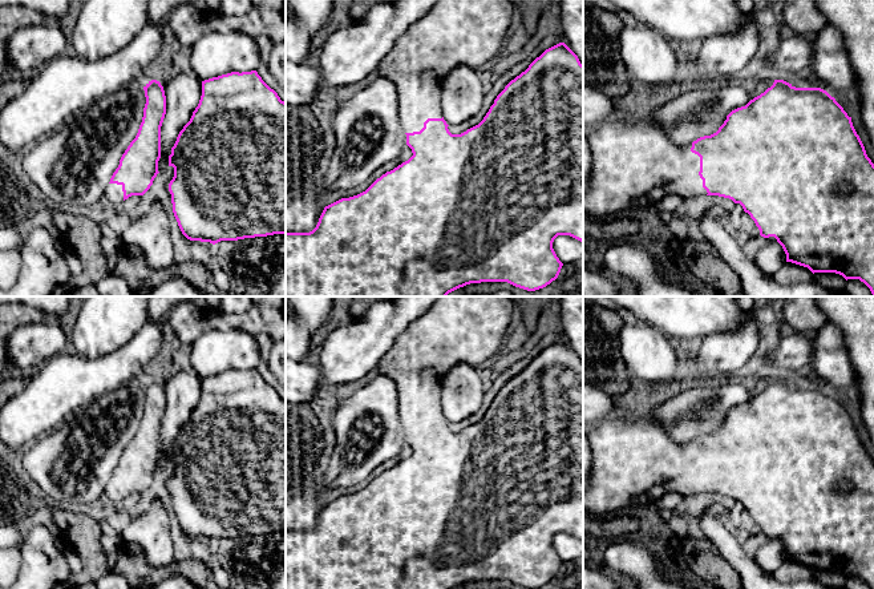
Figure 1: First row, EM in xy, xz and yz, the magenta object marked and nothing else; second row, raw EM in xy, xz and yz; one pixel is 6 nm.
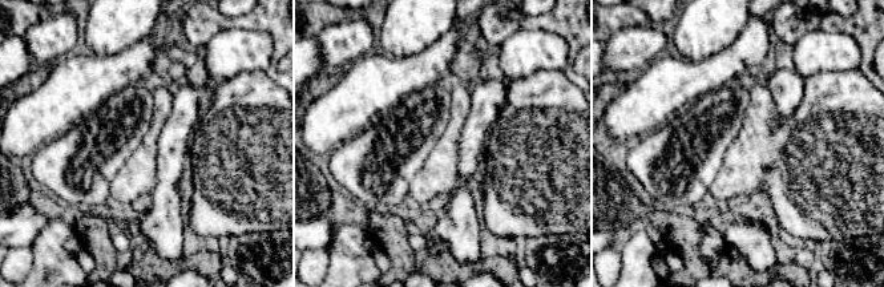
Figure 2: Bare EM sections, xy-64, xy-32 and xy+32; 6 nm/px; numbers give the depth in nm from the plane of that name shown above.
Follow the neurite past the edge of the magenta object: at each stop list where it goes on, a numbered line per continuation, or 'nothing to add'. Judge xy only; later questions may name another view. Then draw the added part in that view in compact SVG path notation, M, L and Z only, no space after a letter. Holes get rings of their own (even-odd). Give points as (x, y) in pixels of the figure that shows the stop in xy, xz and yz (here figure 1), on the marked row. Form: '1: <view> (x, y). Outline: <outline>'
1: xy (113, 196). Outline: M108 183L104 190L104 203L110 209L120 209L124 203L122 185Z

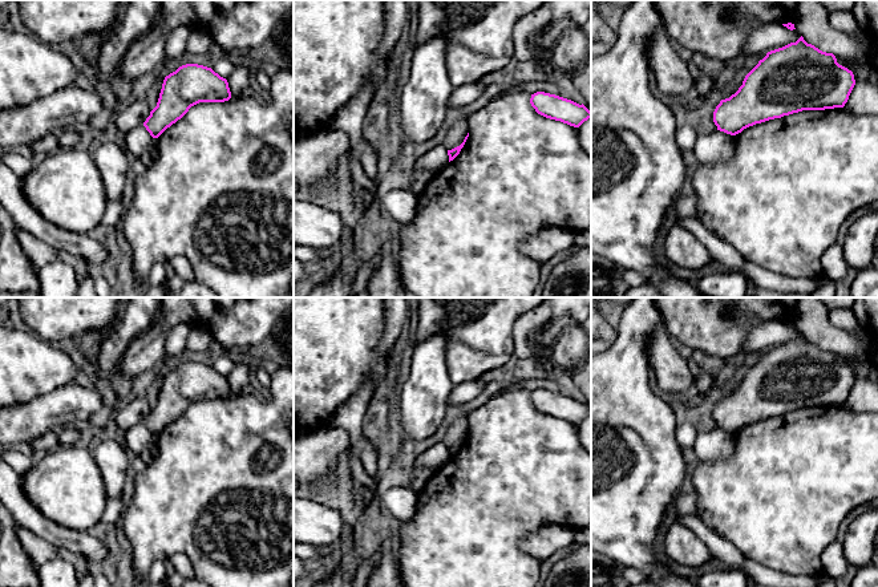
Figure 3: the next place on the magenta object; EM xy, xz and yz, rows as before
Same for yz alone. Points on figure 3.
nothing to add

